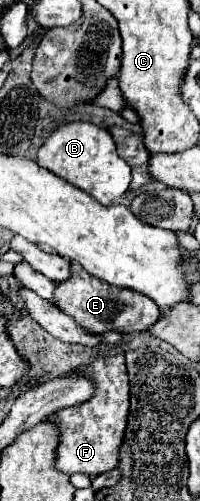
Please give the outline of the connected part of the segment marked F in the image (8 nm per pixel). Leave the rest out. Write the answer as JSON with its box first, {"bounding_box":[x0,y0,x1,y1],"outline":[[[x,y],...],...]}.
{"bounding_box":[49,353,129,477],"outline":[[[123,353],[115,357],[101,357],[95,359],[95,363],[89,363],[79,373],[93,375],[95,383],[95,395],[79,405],[61,409],[49,419],[59,427],[61,443],[57,447],[57,469],[73,475],[73,473],[85,473],[89,477],[97,477],[101,473],[107,473],[117,467],[119,463],[119,447],[123,443],[125,427],[127,427],[127,415],[129,415],[129,379],[125,369],[125,357]]]}

